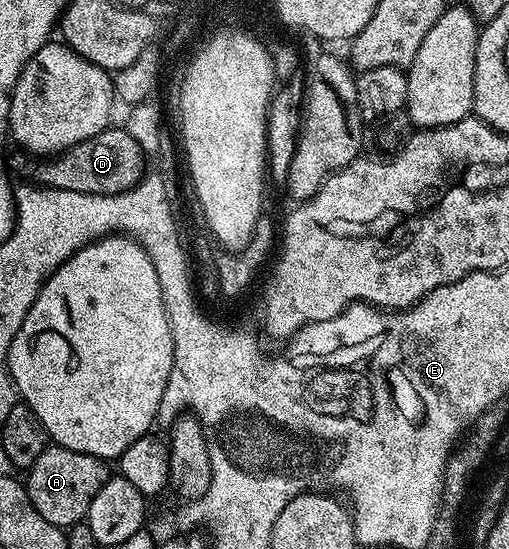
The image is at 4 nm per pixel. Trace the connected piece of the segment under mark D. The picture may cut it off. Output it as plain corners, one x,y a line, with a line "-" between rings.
111,125
106,128
106,130
101,131
100,133
96,133
96,137
92,137
91,139
85,139
83,143
77,143
76,145
72,145
67,149
67,151
60,151
57,155
53,156
53,158
46,157
41,161
35,162
38,163
34,167
34,175
33,178
37,180
39,184
43,187
55,187
56,189
60,189
61,191
75,191
76,193
92,193
93,195
115,195
116,193
124,193
128,189
132,189
134,186
141,181
142,176
147,174
148,167
146,167
146,161
148,161
148,155
142,151
140,145
136,143
134,137
130,136
125,129
125,126
122,125

